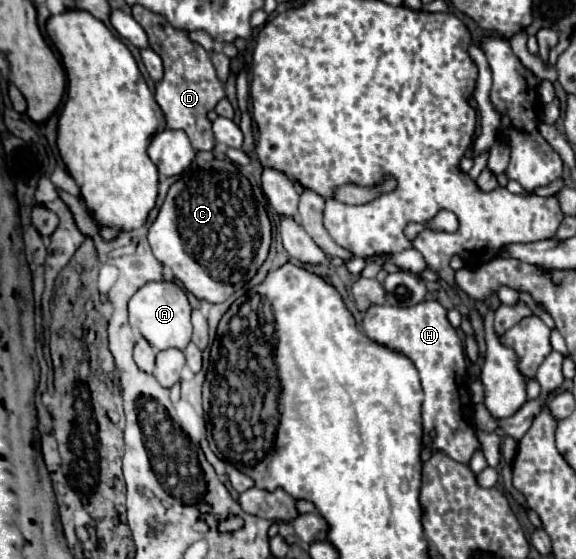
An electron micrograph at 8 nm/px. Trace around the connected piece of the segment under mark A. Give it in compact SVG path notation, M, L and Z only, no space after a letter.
M147 282L129 300L129 322L139 324L139 332L155 350L179 348L183 350L191 340L191 306L187 294L175 282Z

